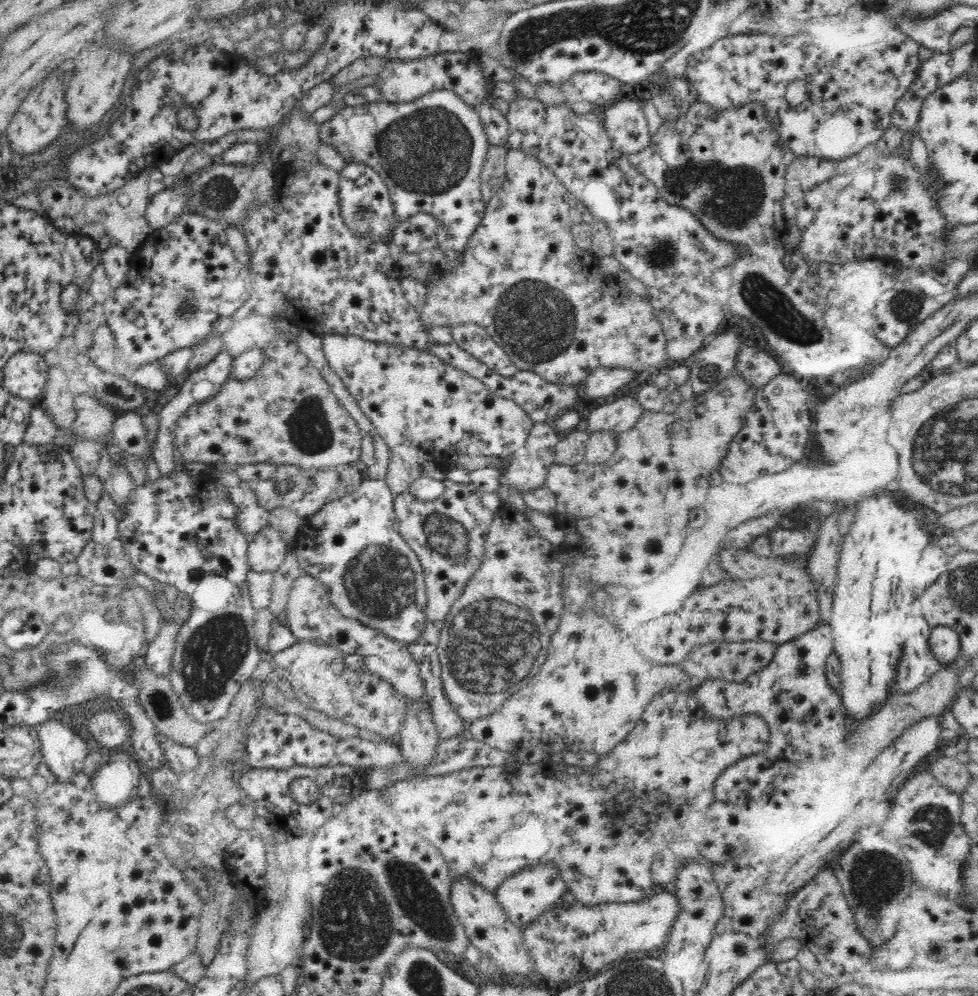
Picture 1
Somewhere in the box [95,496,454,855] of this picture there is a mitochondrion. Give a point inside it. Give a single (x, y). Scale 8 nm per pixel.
(380, 582)

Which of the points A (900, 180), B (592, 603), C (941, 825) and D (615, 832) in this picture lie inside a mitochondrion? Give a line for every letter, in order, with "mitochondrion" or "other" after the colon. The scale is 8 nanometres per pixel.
A: mitochondrion
B: mitochondrion
C: mitochondrion
D: other

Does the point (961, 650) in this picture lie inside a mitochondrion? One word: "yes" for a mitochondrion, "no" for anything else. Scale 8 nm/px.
no

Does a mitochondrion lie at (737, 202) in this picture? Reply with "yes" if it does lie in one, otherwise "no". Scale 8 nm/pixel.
yes

